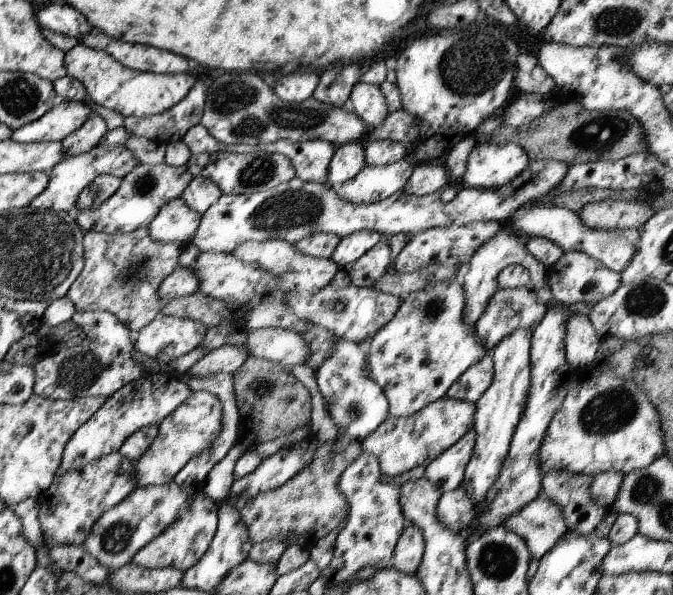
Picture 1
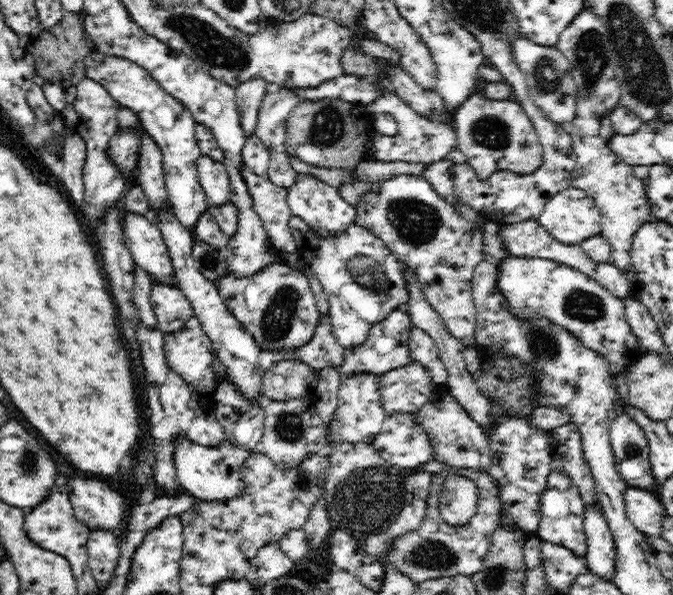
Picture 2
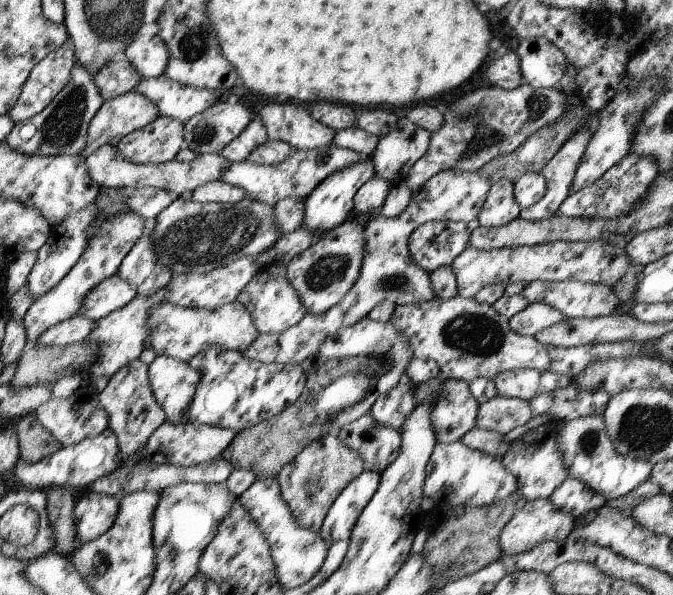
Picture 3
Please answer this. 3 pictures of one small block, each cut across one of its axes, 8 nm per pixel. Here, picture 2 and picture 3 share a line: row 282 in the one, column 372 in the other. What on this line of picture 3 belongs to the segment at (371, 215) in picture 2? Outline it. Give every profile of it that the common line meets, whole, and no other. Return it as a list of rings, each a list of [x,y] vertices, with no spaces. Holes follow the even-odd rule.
[[[369,412],[345,424],[338,437],[362,457],[364,471],[382,473],[400,454],[401,431],[381,425]]]

